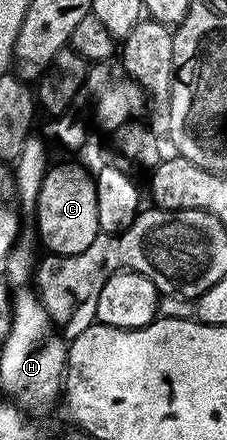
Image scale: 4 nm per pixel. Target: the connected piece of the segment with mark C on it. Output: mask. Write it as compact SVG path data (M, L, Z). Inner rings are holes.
M57 166L46 169L45 179L39 188L35 217L41 242L49 254L78 254L89 247L99 233L97 187L94 175L81 166Z

